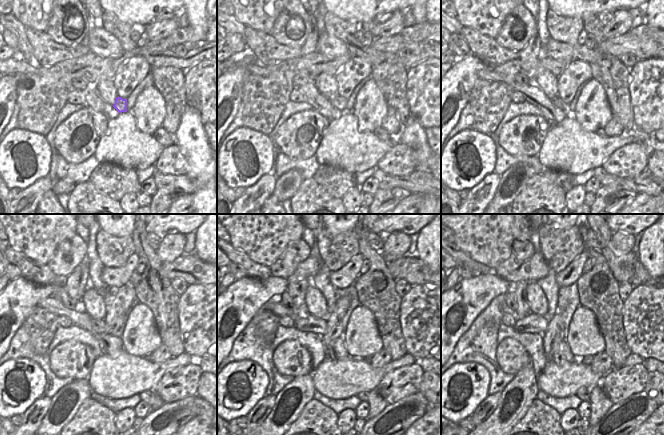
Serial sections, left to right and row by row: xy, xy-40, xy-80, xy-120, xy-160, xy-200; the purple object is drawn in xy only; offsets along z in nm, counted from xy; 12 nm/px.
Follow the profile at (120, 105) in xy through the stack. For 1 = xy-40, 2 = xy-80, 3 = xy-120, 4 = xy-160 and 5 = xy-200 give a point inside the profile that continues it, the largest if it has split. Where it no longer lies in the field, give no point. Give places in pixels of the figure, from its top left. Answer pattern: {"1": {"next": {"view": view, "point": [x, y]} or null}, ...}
{"1": {"next": {"view": "xy-40", "point": [338, 102]}}, "2": {"next": {"view": "xy-80", "point": [557, 101]}}, "3": {"next": {"view": "xy-120", "point": [100, 327]}}, "4": {"next": {"view": "xy-160", "point": [313, 324]}}, "5": {"next": {"view": "xy-200", "point": [532, 323]}}}

